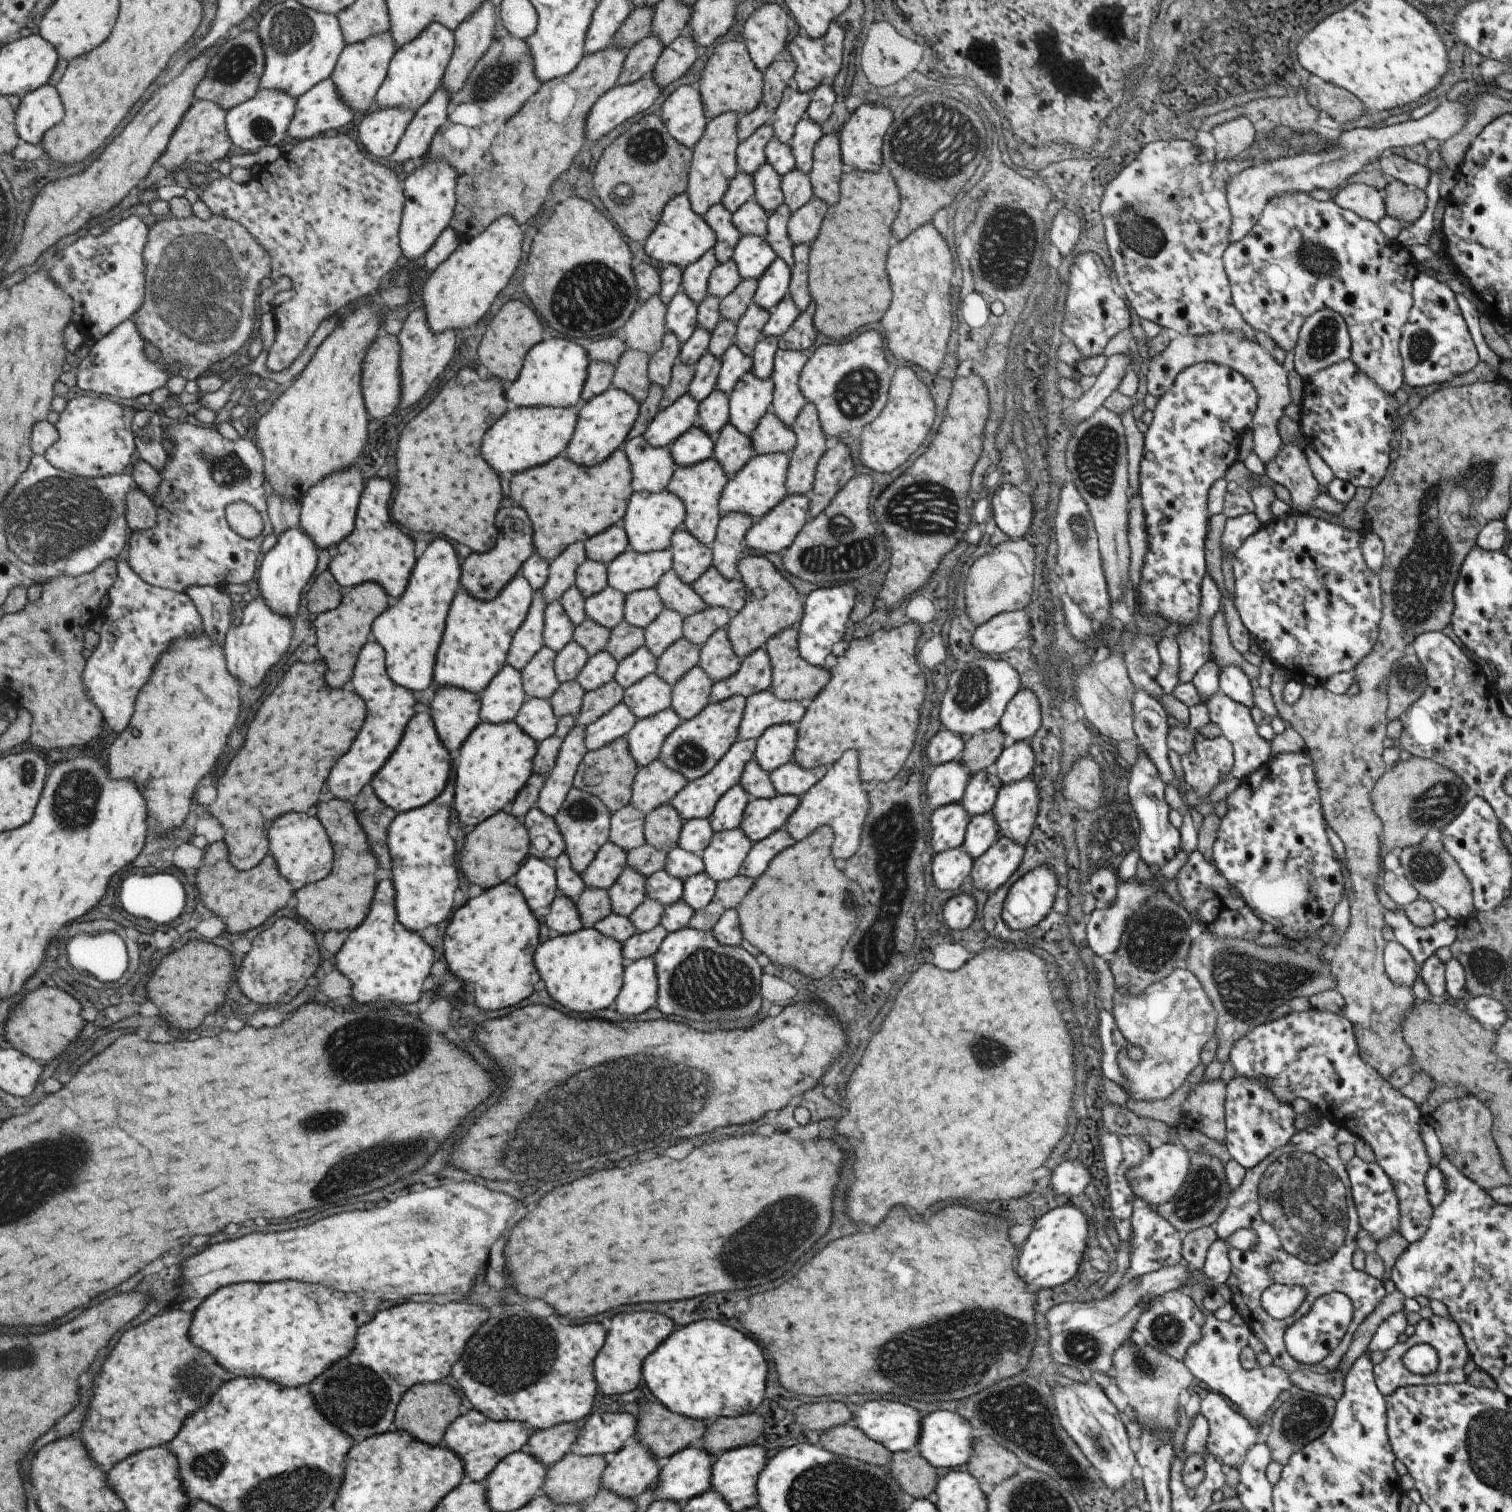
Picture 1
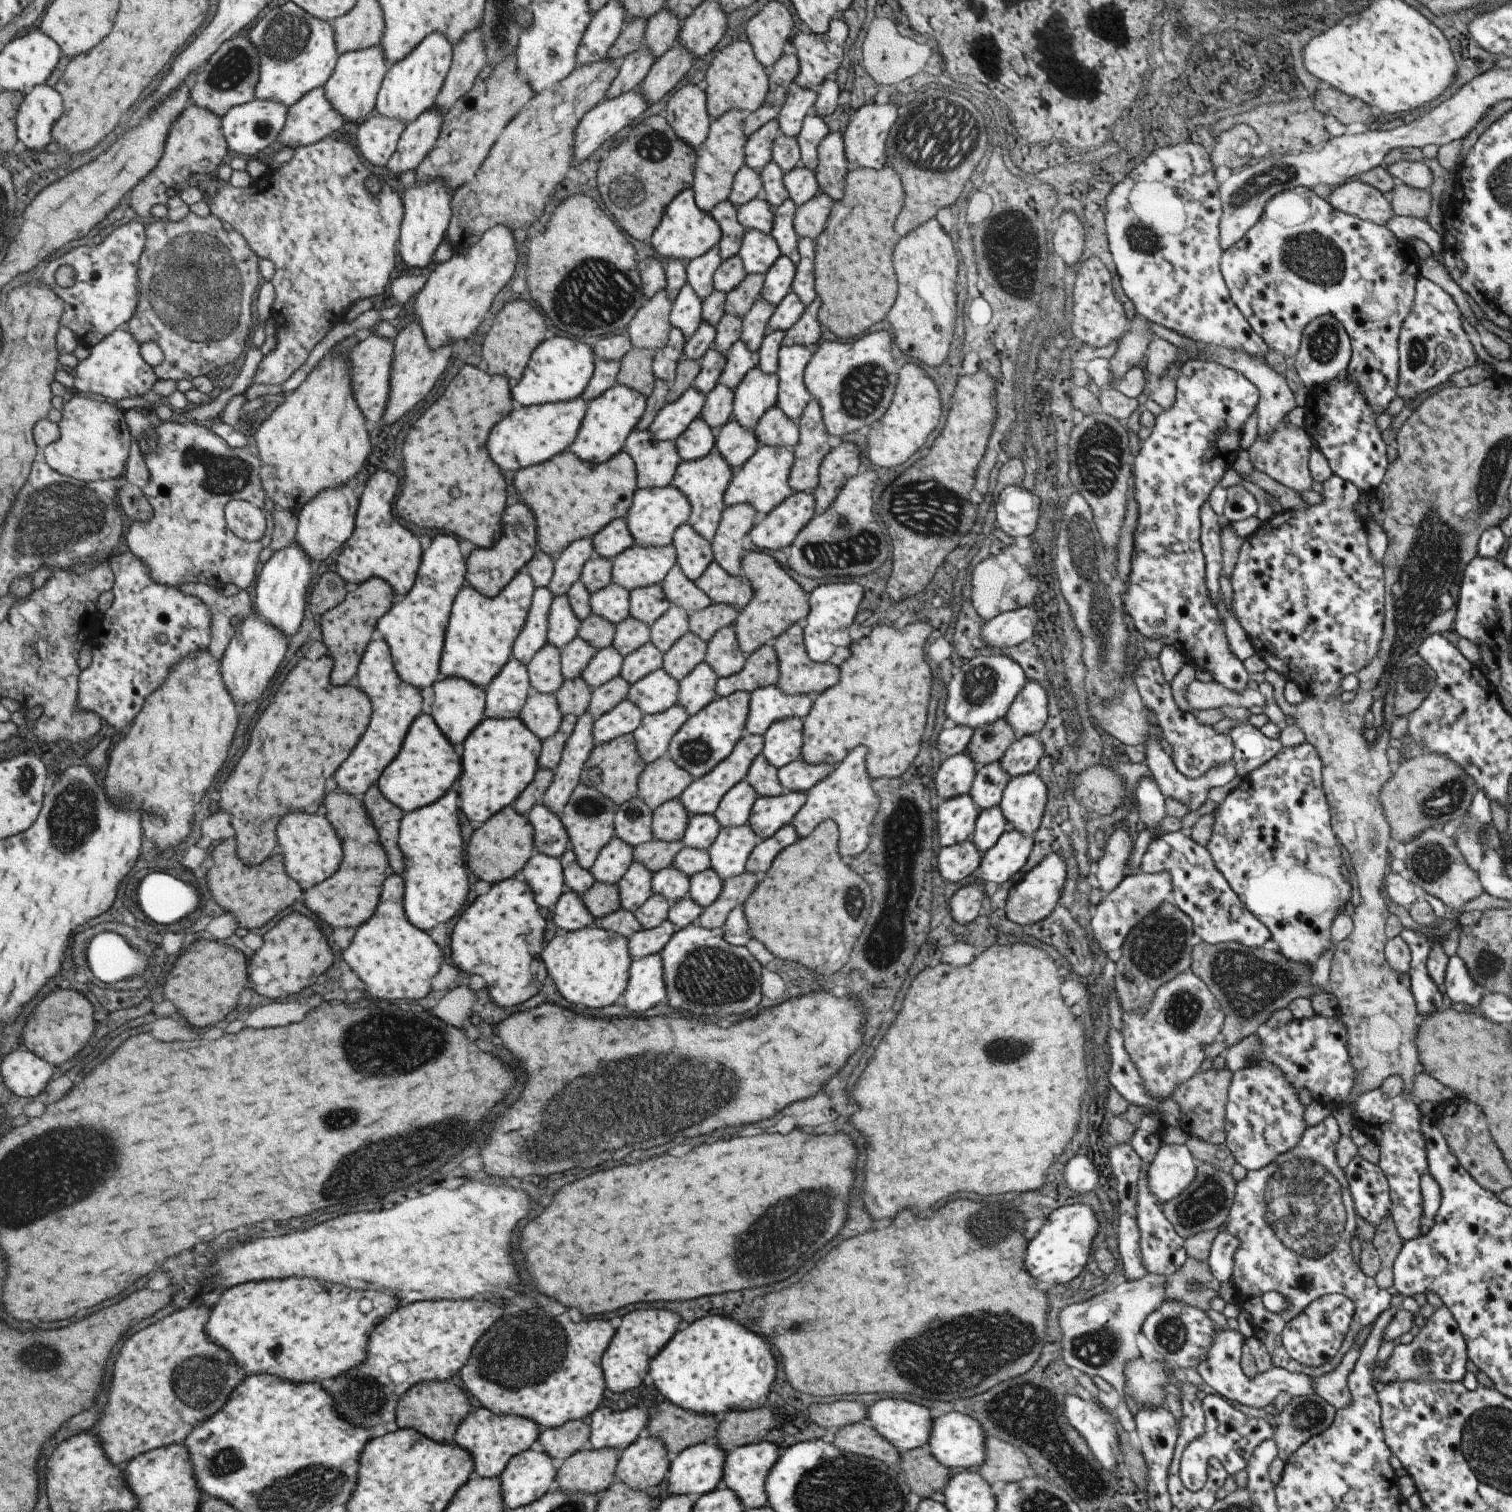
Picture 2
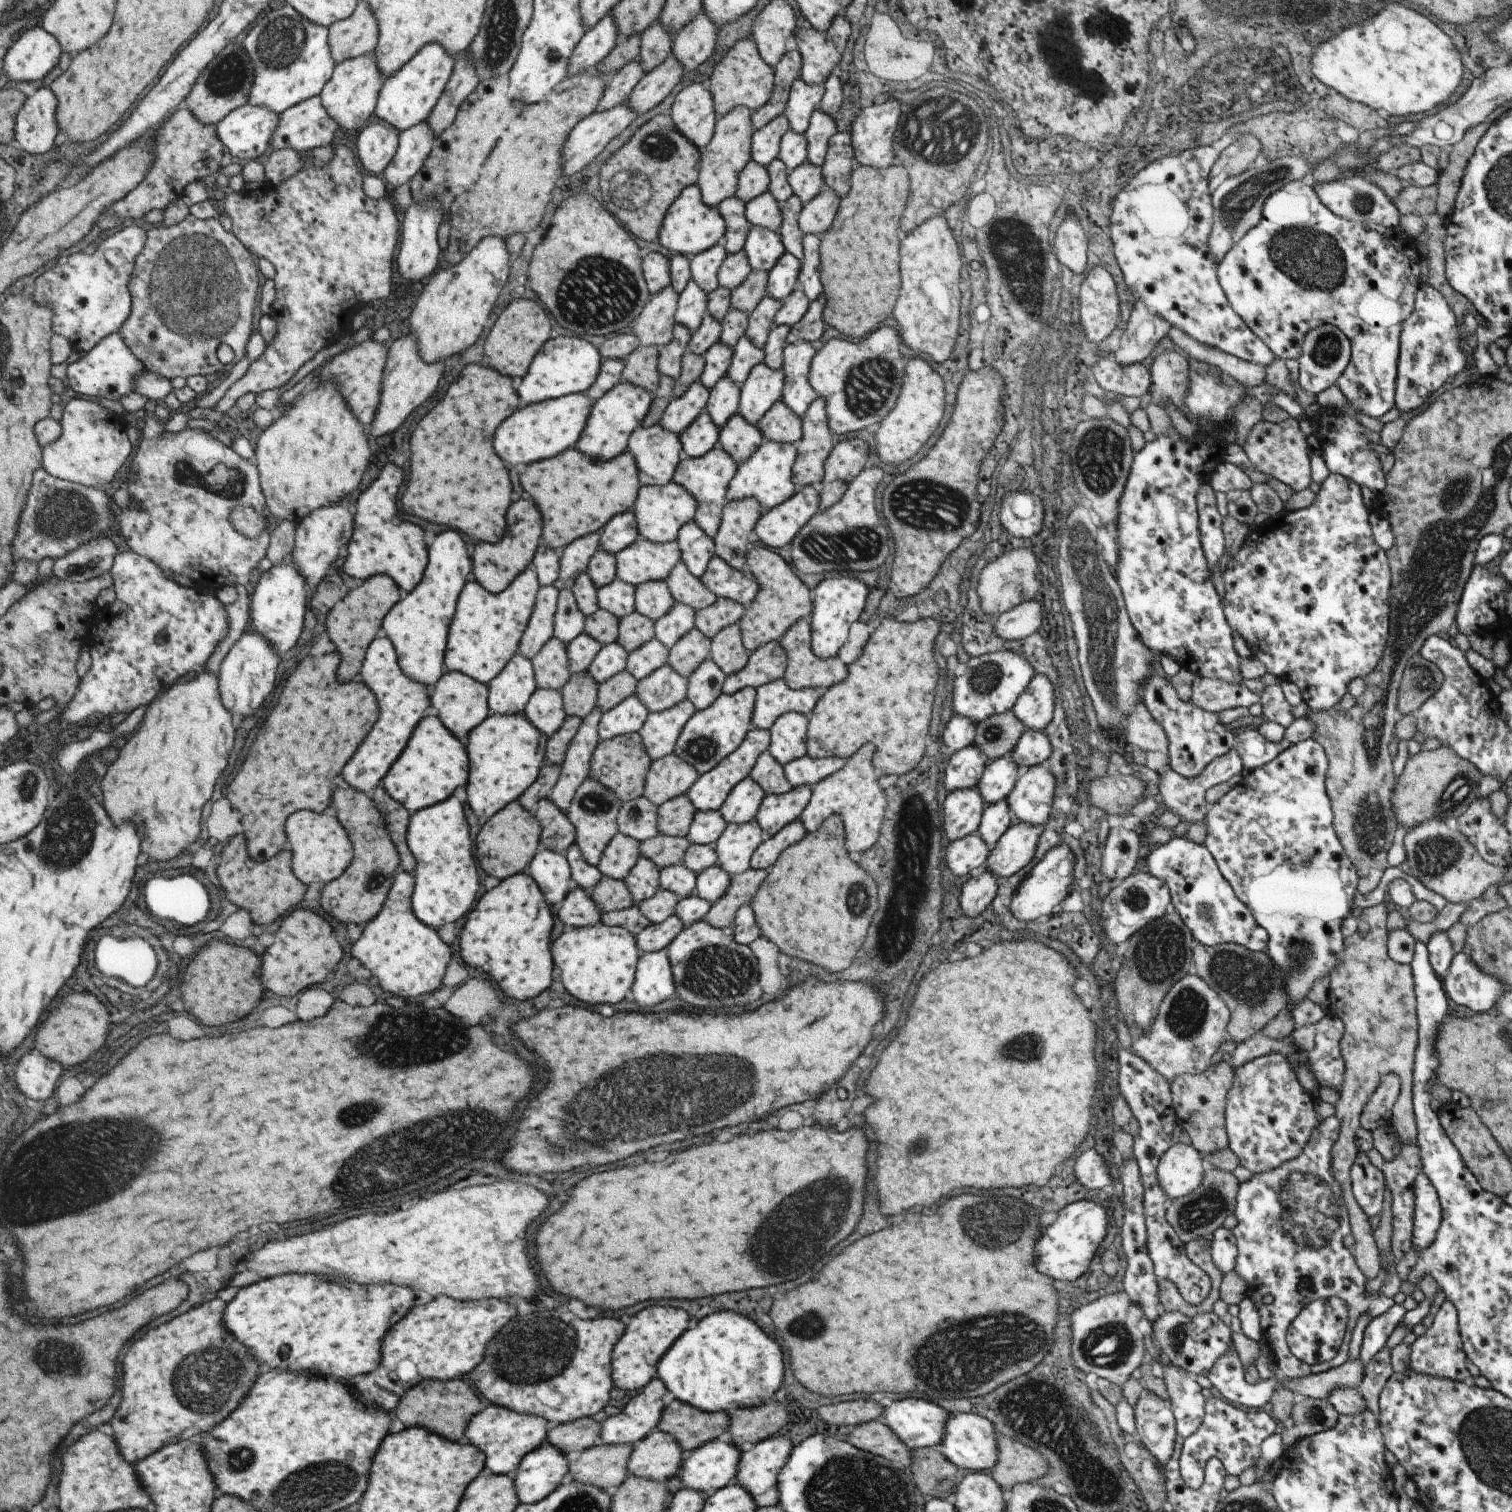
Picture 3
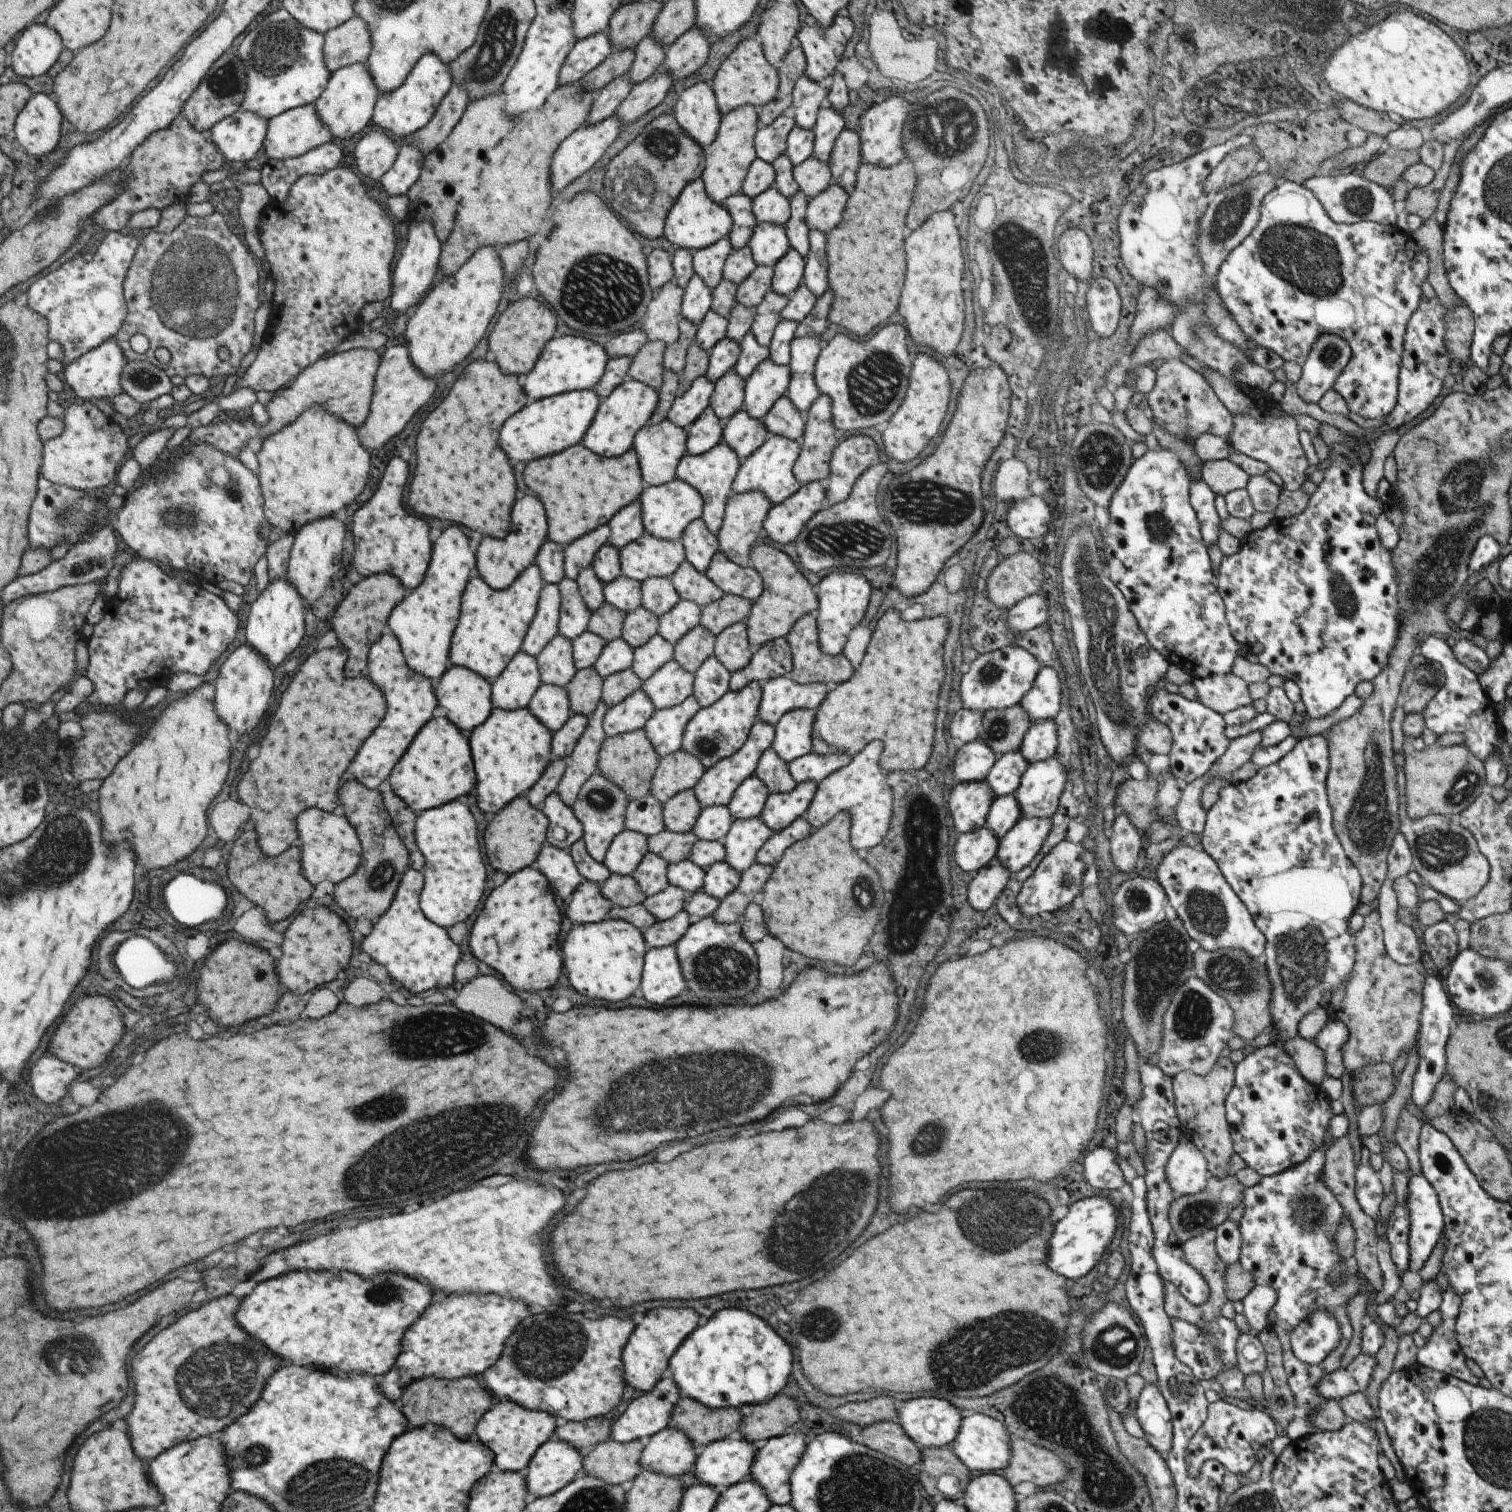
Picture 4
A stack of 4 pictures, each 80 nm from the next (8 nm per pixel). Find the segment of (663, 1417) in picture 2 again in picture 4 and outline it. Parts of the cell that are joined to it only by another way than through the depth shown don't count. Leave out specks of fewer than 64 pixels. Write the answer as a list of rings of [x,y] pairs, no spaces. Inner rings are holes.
[[[681,1396],[673,1407],[671,1416],[667,1427],[686,1434],[694,1444],[696,1454],[710,1442],[724,1439],[735,1430],[740,1430],[742,1421],[742,1414],[736,1408],[707,1408],[687,1396]]]

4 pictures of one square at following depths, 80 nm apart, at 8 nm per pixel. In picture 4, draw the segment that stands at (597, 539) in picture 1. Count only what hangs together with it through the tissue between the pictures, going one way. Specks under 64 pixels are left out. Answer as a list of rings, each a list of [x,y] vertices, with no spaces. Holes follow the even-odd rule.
[[[637,499],[620,508],[607,522],[610,528],[607,543],[611,543],[619,550],[629,542],[637,540],[644,532],[640,512],[640,504]]]

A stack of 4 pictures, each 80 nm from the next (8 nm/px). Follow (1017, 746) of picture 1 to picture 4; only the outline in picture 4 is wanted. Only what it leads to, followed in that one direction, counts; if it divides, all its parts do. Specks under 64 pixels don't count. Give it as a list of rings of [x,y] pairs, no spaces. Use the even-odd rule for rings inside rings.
[[[1041,719],[1028,726],[1019,750],[1028,763],[1039,762],[1055,754],[1057,743],[1055,721]]]

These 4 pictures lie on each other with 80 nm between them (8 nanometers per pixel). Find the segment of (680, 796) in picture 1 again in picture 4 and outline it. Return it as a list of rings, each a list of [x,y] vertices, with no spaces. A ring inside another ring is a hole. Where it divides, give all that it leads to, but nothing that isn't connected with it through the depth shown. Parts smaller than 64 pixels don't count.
[[[755,721],[749,729],[748,737],[745,739],[743,746],[736,753],[730,754],[729,757],[722,758],[713,766],[704,770],[701,778],[693,785],[694,795],[703,807],[717,806],[726,804],[731,800],[733,791],[743,782],[748,776],[753,775],[756,769],[757,761],[763,751],[770,747],[774,737],[774,725]]]

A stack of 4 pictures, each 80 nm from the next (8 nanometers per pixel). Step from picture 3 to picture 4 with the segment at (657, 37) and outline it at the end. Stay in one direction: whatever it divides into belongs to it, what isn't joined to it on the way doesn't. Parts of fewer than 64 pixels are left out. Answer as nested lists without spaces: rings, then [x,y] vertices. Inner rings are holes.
[[[650,34],[636,44],[632,65],[626,72],[631,85],[639,84],[661,68],[664,50],[665,48],[654,41]]]

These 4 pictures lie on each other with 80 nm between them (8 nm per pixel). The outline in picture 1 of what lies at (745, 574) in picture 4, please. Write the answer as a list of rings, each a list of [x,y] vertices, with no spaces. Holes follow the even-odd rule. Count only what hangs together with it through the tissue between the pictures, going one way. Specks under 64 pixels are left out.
[[[713,565],[690,585],[707,607],[726,608],[734,614],[744,605],[746,590],[739,576],[736,579],[723,578]]]

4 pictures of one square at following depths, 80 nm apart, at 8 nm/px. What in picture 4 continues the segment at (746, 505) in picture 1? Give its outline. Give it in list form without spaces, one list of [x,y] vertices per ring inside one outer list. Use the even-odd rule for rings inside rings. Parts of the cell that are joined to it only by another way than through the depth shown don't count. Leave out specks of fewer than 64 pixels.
[[[771,434],[767,436],[739,465],[730,486],[731,493],[761,491],[766,496],[766,499],[770,500],[772,505],[784,501],[800,487],[799,482],[797,482],[792,473],[793,463],[799,453],[799,441],[794,441],[781,435]]]

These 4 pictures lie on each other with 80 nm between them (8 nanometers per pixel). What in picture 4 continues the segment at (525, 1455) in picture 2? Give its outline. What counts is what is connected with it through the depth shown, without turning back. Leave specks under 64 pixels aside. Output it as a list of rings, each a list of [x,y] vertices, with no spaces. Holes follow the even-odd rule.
[[[552,1437],[539,1445],[524,1471],[529,1499],[563,1488],[583,1472],[583,1462],[582,1454],[564,1440]]]

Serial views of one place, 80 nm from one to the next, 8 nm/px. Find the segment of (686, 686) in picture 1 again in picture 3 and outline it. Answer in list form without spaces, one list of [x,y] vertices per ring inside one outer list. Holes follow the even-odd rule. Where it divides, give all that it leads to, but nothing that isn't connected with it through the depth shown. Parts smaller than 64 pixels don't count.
[[[705,659],[686,678],[688,681],[685,699],[693,704],[696,710],[704,709],[721,694],[725,677],[711,659]]]

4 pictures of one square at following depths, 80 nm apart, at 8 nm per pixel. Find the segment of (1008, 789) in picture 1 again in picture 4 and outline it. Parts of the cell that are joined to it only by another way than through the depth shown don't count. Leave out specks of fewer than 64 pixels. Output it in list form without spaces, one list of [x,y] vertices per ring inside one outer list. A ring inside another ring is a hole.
[[[1055,754],[1039,762],[1028,763],[1021,775],[1019,786],[1013,792],[1021,809],[1021,816],[1050,818],[1058,808],[1058,800],[1064,789],[1065,781],[1066,768]]]

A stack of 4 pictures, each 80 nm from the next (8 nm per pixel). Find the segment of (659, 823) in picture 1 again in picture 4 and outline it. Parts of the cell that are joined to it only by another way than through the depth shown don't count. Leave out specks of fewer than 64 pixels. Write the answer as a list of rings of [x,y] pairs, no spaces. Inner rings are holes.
[[[693,789],[674,794],[662,804],[664,828],[678,833],[691,831],[701,809]]]

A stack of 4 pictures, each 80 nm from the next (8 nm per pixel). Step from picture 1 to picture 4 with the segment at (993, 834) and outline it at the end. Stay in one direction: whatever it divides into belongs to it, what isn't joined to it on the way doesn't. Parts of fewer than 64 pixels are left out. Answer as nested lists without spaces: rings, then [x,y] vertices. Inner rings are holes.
[[[1014,793],[999,795],[989,807],[984,825],[999,840],[1019,820],[1021,814]]]

